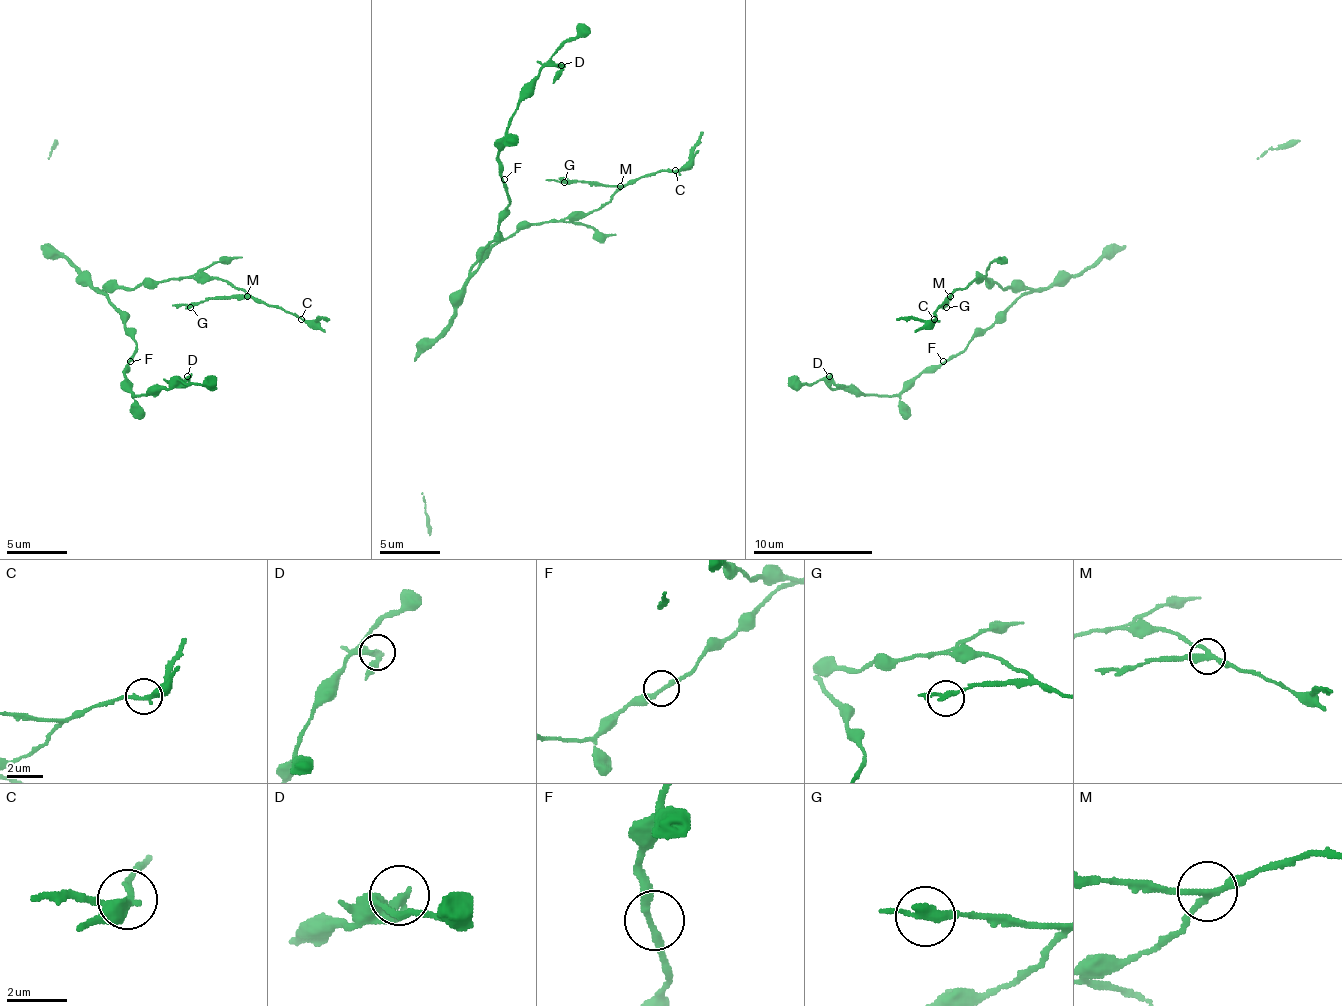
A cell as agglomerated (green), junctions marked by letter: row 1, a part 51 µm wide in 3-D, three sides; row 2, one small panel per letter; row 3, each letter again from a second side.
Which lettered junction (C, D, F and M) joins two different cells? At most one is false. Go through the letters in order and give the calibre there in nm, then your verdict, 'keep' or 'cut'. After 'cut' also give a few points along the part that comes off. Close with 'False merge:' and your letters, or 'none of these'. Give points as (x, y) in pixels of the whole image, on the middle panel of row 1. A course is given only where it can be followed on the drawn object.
C: 240 nm | keep
D: 220 nm | keep
F: 240 nm | keep
M: 240 nm | cut | (621, 185), (588, 185), (546, 179)
False merge: M

